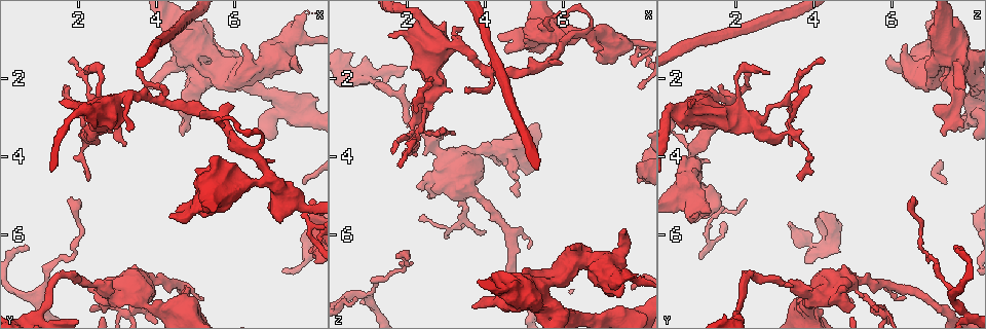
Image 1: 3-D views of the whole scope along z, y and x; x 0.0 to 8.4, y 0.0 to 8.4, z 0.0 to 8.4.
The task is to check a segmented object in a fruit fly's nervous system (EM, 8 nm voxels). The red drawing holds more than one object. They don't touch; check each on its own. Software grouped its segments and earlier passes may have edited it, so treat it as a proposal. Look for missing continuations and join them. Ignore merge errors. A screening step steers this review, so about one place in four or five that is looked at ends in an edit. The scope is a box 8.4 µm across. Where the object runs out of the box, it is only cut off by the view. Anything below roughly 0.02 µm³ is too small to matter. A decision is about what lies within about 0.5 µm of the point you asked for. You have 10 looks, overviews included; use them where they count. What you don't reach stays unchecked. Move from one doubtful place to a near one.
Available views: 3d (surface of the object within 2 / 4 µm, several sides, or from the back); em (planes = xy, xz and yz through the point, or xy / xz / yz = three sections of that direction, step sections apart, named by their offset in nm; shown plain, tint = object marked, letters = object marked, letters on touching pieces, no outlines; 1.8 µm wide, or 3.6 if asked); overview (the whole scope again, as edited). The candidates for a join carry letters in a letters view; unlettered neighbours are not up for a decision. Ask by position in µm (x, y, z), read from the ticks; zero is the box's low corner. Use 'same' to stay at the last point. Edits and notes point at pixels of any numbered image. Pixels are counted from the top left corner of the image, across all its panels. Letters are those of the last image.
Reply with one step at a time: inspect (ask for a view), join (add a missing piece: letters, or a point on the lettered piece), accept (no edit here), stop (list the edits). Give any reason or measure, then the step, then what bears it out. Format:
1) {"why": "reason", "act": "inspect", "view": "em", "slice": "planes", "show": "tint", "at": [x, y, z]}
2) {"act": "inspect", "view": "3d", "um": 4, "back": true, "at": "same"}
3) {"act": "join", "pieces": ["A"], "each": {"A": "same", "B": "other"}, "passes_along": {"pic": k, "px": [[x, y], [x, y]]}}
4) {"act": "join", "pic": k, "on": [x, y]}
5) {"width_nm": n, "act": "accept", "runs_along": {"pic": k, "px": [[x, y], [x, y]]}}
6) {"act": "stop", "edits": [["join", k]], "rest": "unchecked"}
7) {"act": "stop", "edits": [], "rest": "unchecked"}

{"why": "branch stops here", "act": "inspect", "view": "em", "slice": "xz", "step": 8, "show": "tint", "at": [3.70, 2.30, 7.80]}

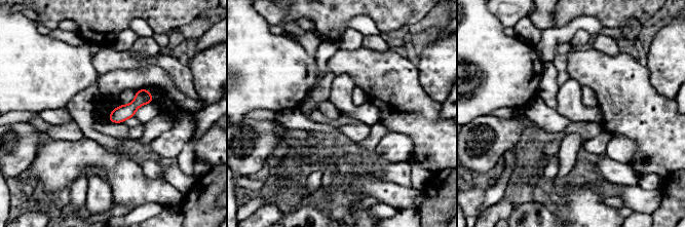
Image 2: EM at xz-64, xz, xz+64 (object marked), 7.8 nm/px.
{"why": "cut it another way", "act": "inspect", "view": "em", "slice": "planes", "show": "letters", "at": "same"}

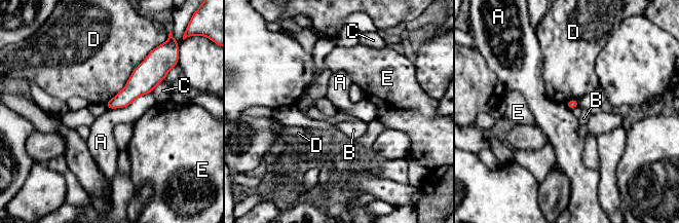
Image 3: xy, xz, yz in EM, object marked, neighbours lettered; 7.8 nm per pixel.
{"act": "accept", "each": {"A": "other", "B": "other", "C": "other", "D": "other", "E": "other"}, "border": {"pic": 3, "px": [[150, 93], [108, 109]]}, "found": "none of them fits"}

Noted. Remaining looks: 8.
{"act": "inspect", "view": "em", "slice": "planes", "show": "letters", "at": [1.85, 5.05, 6.55]}

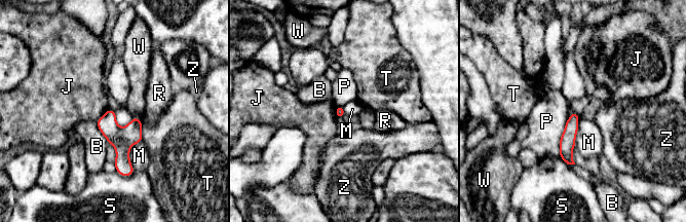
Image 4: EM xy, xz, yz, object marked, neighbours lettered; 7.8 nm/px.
{"width_nm": 70, "act": "accept", "each": {"B": "other", "J": "other", "M": "other", "P": "other", "R": "other", "S": "other", "T": "other", "W": "other", "Z": "other"}, "runs_along": {"pic": 4, "px": [[109, 112], [125, 173]]}, "found": "no lettered piece goes on from it"}

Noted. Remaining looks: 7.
{"why": "tapers out", "act": "inspect", "view": "em", "slice": "xy", "step": 4, "show": "tint", "at": [0.70, 6.25, 7.60]}

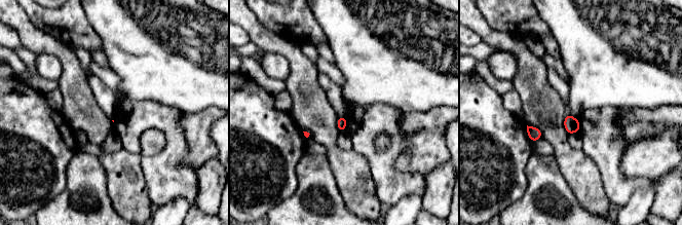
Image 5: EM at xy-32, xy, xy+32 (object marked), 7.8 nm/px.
{"act": "inspect", "view": "em", "slice": "xy", "step": 4, "show": "letters", "at": "same"}

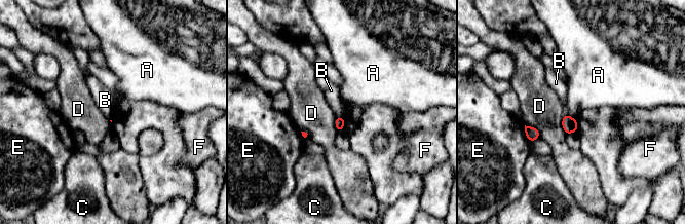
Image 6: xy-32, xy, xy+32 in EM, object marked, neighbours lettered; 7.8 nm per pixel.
{"act": "accept", "each": {"A": "other", "B": "other", "C": "other", "D": "other", "E": "other", "F": "other"}, "border": {"pic": 6, "px": [[336, 116], [345, 118]]}, "found": "none of them fits"}

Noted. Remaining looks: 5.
{"why": "branch point", "act": "inspect", "view": "em", "slice": "xz", "step": 16, "show": "tint", "at": [2.50, 3.15, 2.50]}

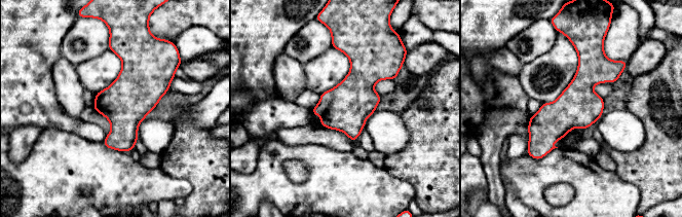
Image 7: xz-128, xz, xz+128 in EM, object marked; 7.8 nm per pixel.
{"act": "inspect", "view": "em", "slice": "planes", "show": "letters", "at": "same"}

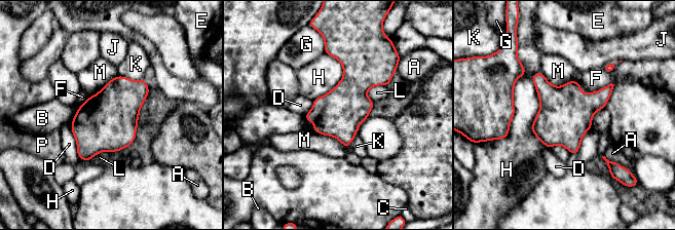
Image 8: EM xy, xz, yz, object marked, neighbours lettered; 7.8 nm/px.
{"act": "accept", "each": {"A": "other", "B": "other", "C": "other", "D": "other", "E": "other", "F": "other", "G": "other", "H": "other", "J": "other", "K": "other", "L": "other", "M": "other", "P": "other"}, "border": {"pic": 8, "px": [[613, 83], [608, 83], [601, 88]]}, "found": "no lettered piece goes on from it"}

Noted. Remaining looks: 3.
{"act": "stop", "edits": [], "rest": "unchecked"}

